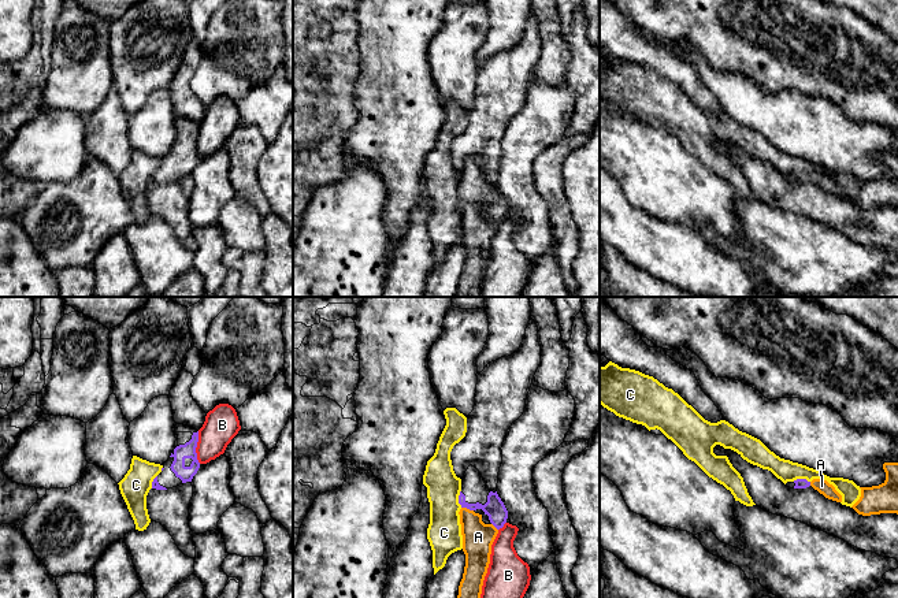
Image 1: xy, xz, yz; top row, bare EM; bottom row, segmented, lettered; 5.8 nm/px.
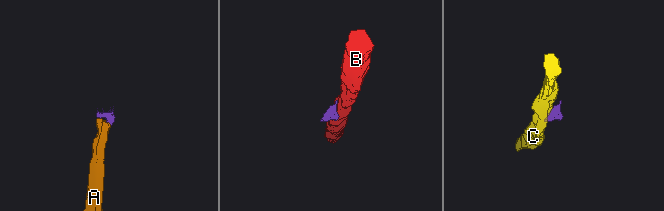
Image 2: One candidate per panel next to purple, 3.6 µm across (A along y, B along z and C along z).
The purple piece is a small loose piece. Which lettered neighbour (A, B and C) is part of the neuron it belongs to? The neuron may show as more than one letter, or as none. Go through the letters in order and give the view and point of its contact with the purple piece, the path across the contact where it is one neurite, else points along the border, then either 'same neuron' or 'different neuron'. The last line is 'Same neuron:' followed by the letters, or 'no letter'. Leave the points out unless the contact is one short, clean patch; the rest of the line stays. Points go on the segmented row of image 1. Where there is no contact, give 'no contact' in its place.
A: meets purple in xz at (467, 508); runs through xz (494, 508), (467, 508), (467, 516), (478, 537); same neuron
B: meets purple in xy at (196, 446); border along xy (197, 431), (196, 459), (200, 463); different neuron
C: meets purple in xz at (459, 498); border along xz (460, 490), (459, 504), (462, 506); different neuron
Same neuron: A

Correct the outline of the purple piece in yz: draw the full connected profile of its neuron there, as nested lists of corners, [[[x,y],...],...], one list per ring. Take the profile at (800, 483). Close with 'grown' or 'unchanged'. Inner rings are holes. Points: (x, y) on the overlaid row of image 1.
[[[797,479],[794,482],[787,482],[786,486],[790,489],[806,489],[812,486],[825,498],[836,501],[836,502],[842,502],[842,495],[827,480],[813,479],[812,482],[808,482],[806,479]]]; grown

